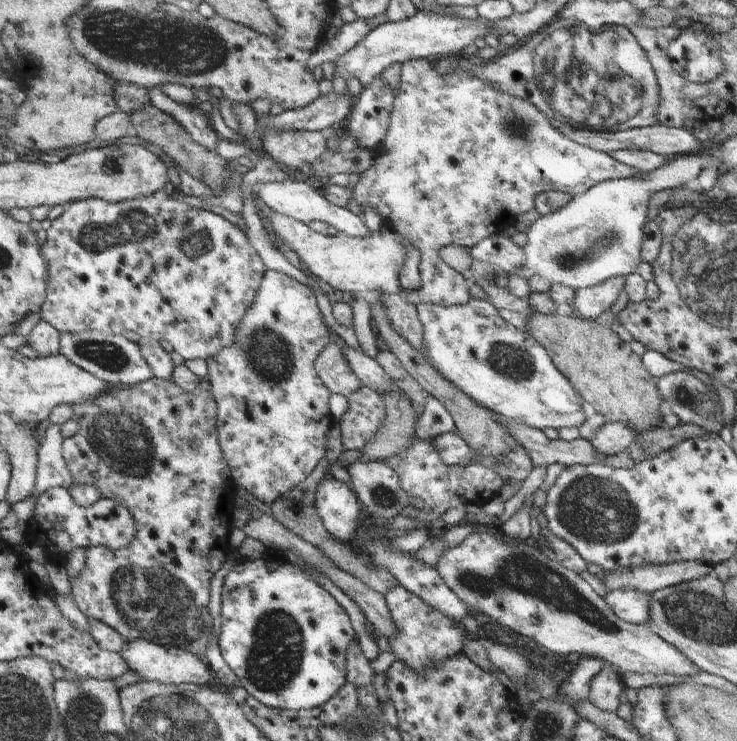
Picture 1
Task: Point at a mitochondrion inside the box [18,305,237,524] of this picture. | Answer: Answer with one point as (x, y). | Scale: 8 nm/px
(120, 438)

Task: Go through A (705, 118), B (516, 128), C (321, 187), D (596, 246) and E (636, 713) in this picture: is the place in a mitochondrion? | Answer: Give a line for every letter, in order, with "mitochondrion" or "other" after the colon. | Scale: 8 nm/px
A: other
B: mitochondrion
C: other
D: mitochondrion
E: other

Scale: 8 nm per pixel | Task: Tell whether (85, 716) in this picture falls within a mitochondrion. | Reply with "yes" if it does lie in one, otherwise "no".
yes

